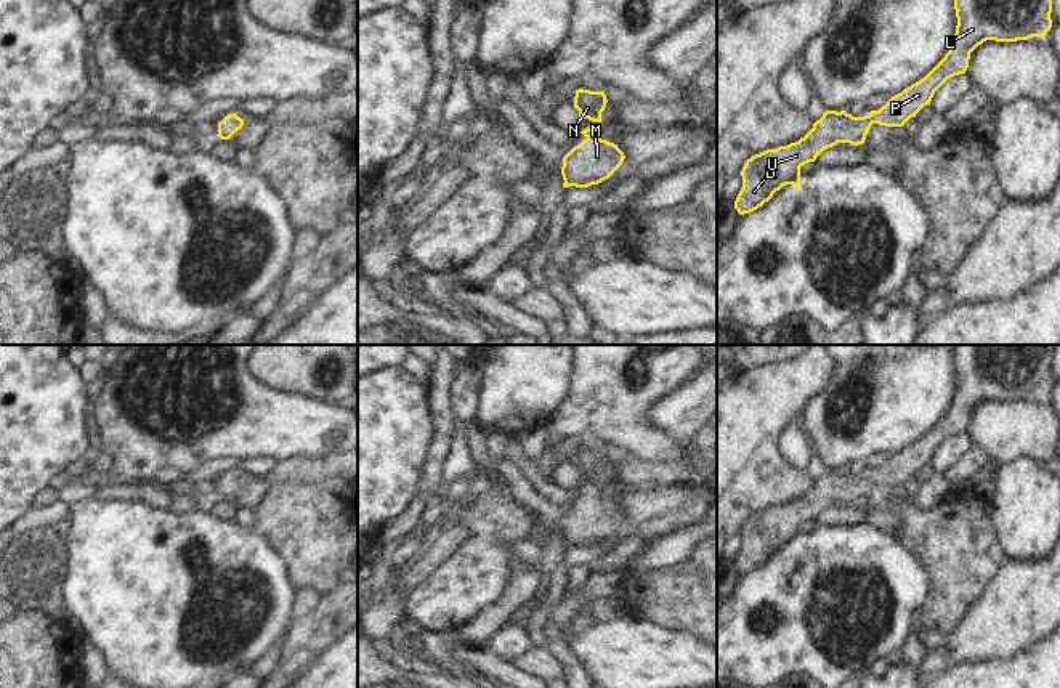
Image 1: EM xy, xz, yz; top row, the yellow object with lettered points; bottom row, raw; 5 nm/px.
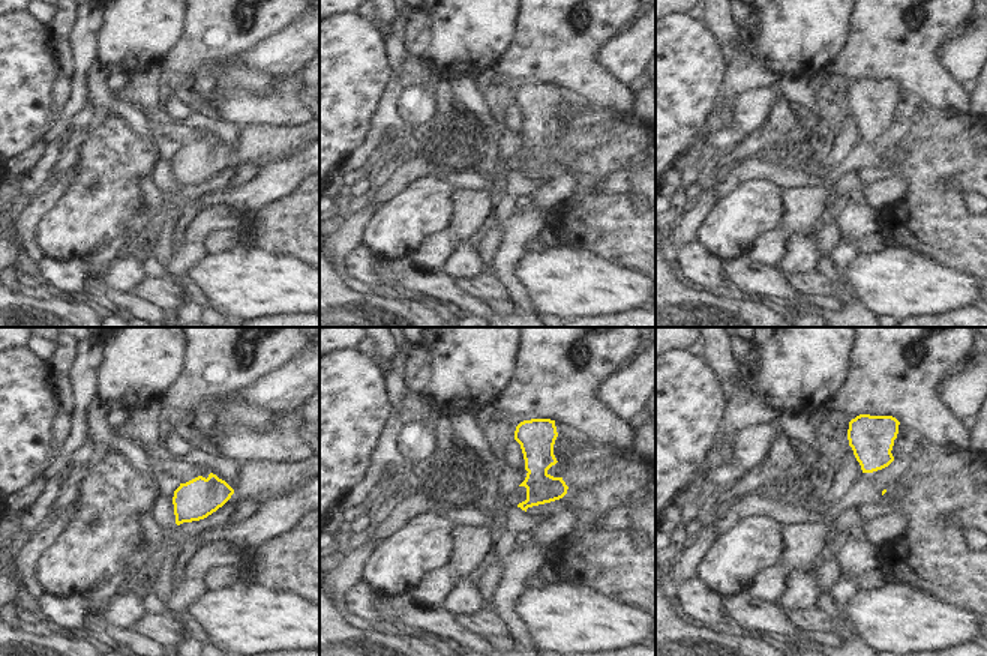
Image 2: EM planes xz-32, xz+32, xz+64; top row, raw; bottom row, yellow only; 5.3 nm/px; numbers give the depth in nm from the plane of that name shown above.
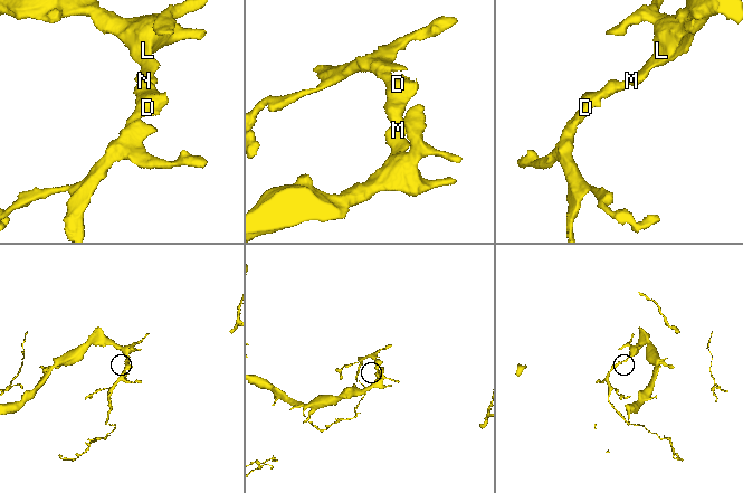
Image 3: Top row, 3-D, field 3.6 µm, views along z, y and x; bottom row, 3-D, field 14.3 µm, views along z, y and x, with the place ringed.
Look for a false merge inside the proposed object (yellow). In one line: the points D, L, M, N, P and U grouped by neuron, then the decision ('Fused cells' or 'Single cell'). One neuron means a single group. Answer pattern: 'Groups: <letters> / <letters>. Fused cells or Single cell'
Groups: D L M N P U. Single cell.

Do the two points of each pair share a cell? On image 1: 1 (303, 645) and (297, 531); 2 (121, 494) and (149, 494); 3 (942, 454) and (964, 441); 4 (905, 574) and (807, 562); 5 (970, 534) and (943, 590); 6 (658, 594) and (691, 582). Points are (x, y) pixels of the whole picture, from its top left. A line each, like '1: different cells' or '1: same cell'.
1: same cell
2: same cell
3: same cell
4: same cell
5: same cell
6: same cell

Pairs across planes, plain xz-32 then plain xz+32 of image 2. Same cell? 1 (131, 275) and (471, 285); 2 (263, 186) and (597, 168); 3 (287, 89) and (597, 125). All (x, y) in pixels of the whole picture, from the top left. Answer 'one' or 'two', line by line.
1: two
2: two
3: two

